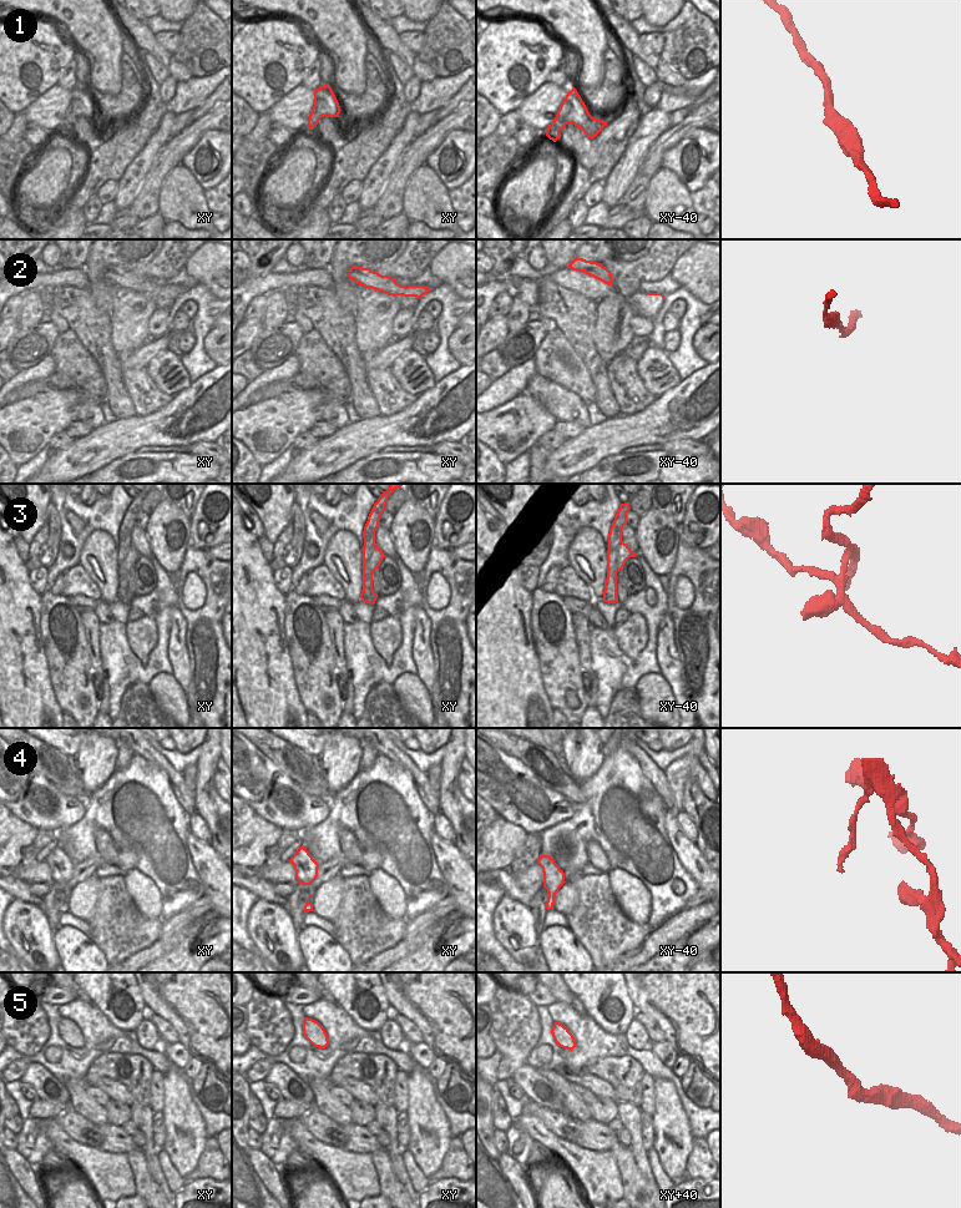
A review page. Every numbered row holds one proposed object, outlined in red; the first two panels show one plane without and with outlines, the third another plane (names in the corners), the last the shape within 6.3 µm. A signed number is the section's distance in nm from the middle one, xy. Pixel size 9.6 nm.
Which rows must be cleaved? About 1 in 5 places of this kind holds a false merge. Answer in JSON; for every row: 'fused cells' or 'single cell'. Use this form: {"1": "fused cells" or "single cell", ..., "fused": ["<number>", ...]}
{"1": "single cell", "2": "single cell", "3": "fused cells", "4": "fused cells", "5": "single cell", "fused": ["3", "4"]}

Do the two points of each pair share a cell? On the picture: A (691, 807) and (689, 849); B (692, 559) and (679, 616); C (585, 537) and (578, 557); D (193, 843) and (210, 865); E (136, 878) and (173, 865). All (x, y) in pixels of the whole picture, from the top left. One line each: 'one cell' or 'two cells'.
A: two cells
B: one cell
C: one cell
D: one cell
E: two cells

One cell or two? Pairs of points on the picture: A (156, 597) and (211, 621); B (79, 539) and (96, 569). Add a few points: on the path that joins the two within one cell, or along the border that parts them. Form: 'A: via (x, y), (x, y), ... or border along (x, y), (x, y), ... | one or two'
A: border along (176, 591), (177, 606) | two
B: border along (107, 531), (94, 530), (87, 536), (79, 564) | two

